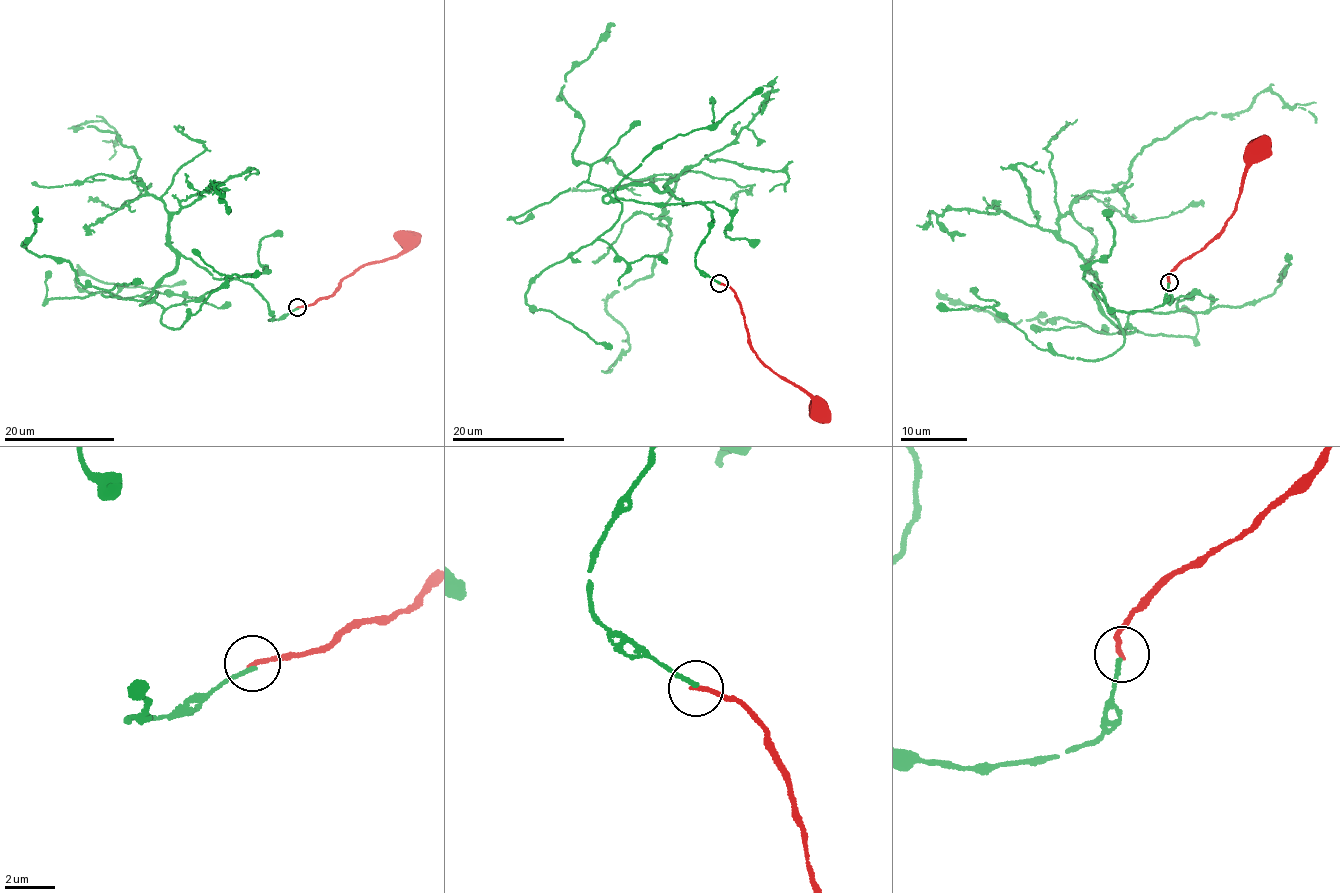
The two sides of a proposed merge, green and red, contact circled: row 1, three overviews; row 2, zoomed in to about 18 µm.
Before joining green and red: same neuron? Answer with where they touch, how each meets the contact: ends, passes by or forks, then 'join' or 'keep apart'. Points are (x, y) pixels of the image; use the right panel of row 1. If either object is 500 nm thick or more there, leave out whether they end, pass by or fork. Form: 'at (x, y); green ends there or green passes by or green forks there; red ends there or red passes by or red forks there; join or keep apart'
at (1169, 282); green ends there; red ends there; keep apart

